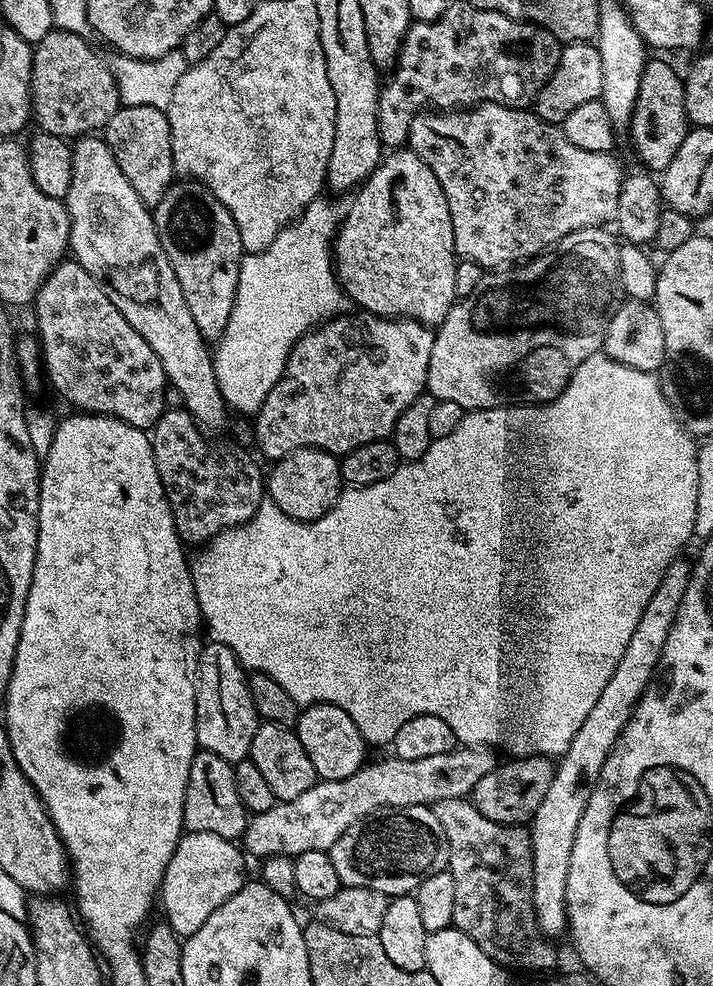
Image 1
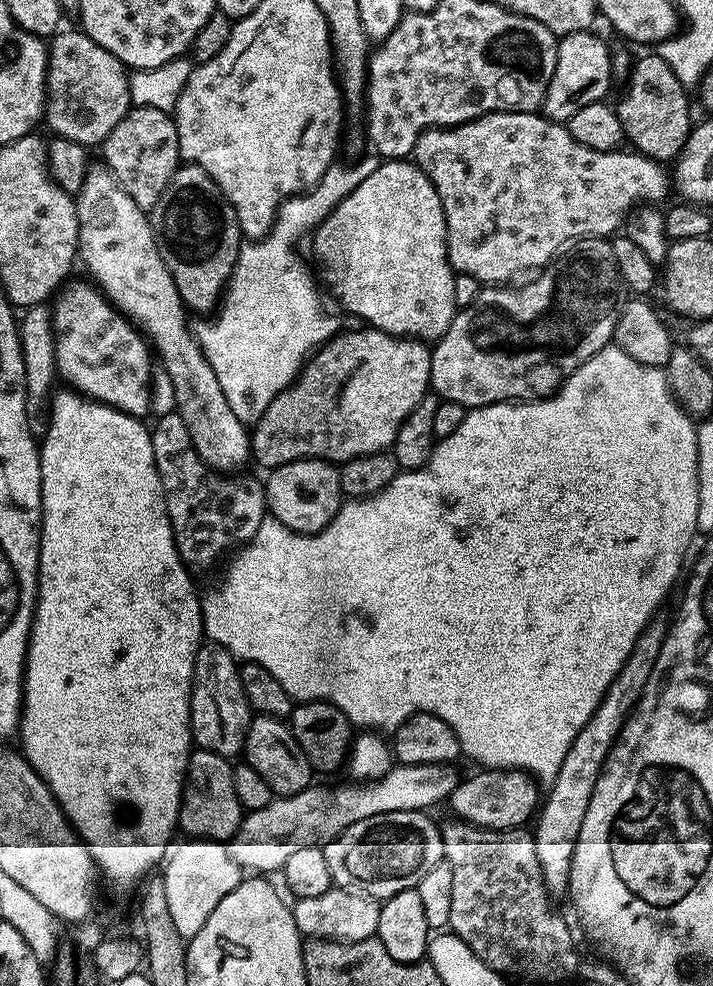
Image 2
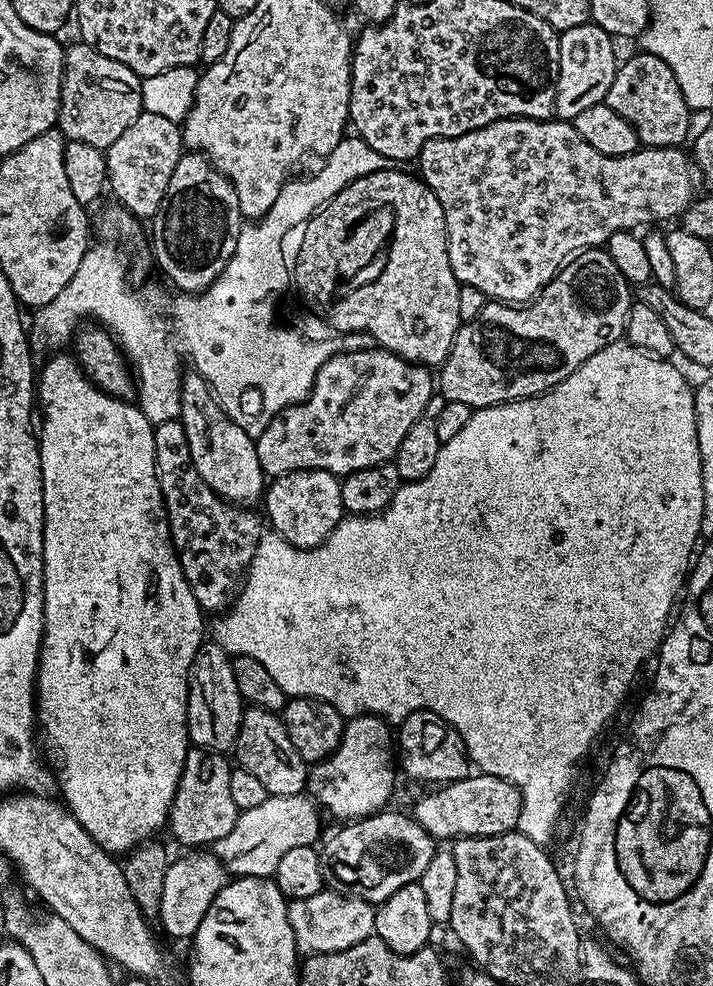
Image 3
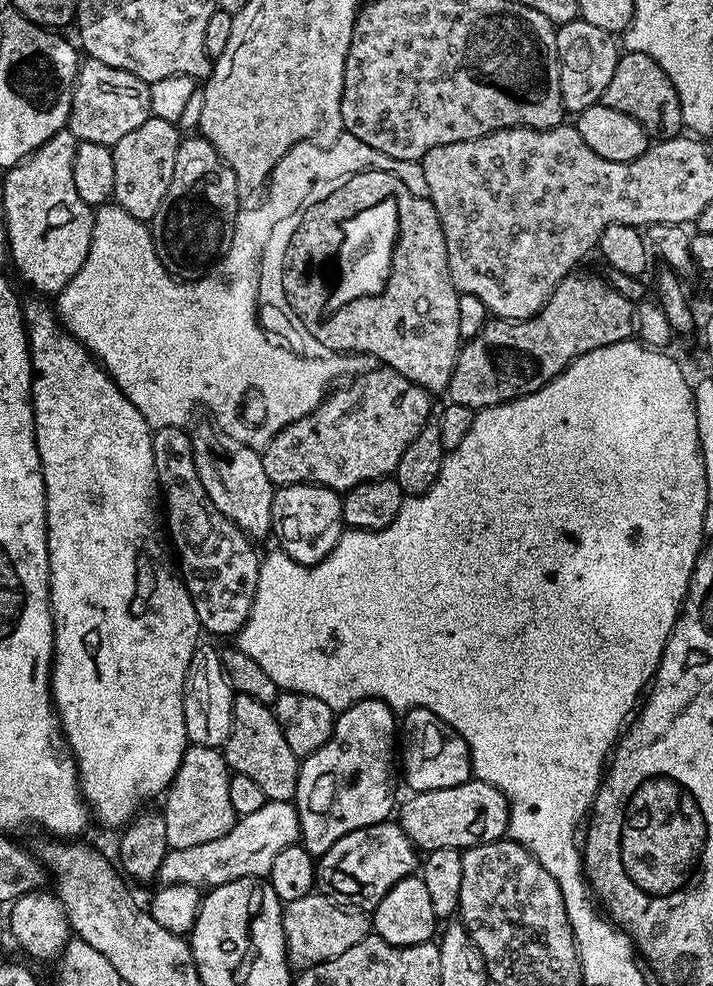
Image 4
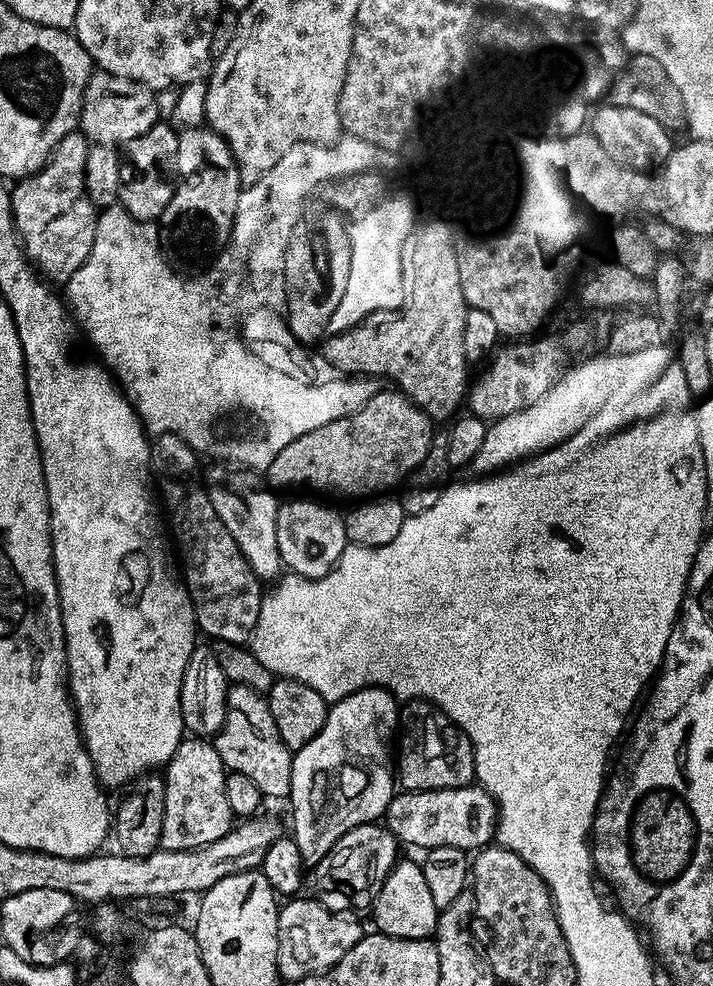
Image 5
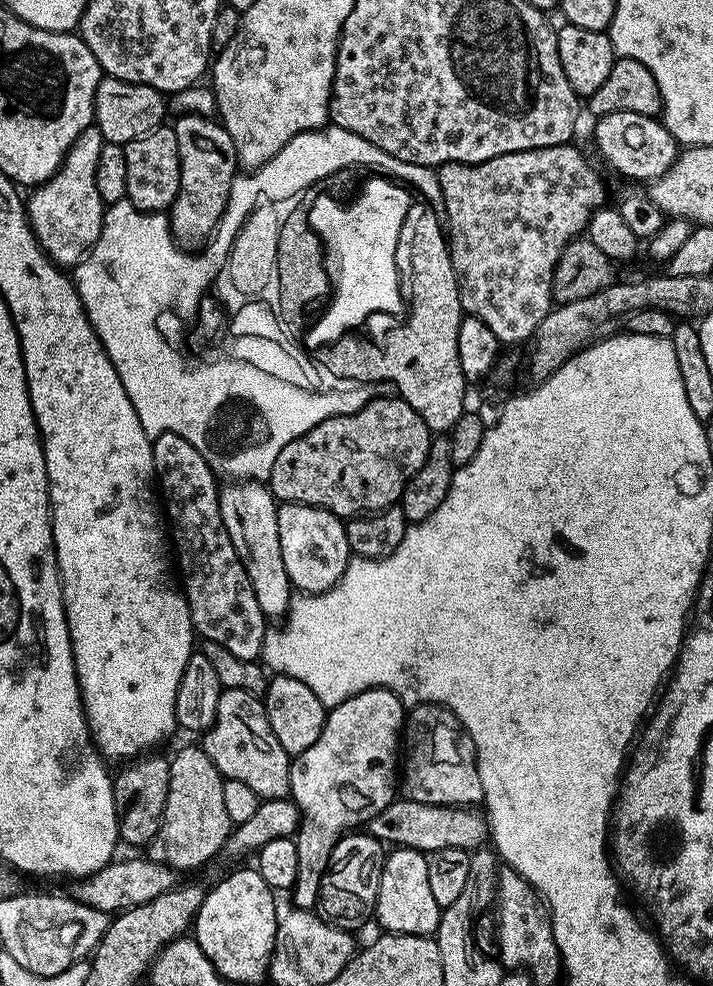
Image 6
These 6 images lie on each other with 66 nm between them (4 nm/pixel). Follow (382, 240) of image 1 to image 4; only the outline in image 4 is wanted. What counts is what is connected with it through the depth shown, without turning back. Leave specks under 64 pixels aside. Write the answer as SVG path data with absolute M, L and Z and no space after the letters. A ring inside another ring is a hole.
M364 172L359 179L352 180L340 192L373 192L377 202L391 198L394 201L396 218L399 220L399 232L396 236L396 247L392 254L392 269L389 272L388 284L374 296L360 297L350 301L339 315L333 315L331 323L318 329L320 340L331 345L335 354L342 352L365 352L373 356L381 365L393 368L398 374L410 378L430 394L443 393L454 374L456 359L462 347L462 337L458 330L458 298L454 282L448 269L446 238L431 200L427 196L415 196L398 182L392 172Z

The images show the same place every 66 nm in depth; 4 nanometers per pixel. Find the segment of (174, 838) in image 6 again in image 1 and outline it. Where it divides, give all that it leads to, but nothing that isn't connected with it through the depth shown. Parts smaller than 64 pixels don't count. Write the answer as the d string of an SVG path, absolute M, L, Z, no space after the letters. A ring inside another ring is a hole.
M197 751L194 762L190 766L190 778L186 786L186 802L184 803L184 826L188 832L216 834L219 838L239 841L248 829L250 813L245 808L242 798L238 798L236 770L226 758L218 758L218 754Z

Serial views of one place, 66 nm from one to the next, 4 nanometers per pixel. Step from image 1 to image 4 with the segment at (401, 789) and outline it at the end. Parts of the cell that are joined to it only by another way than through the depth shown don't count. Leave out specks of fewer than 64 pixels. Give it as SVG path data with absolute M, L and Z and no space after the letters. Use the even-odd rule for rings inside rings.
M269 800L268 803L262 806L262 810L258 810L255 814L246 814L245 816L237 819L234 827L230 829L226 834L222 834L222 838L214 838L214 842L206 842L202 846L186 846L185 848L173 848L166 854L166 858L162 858L162 866L160 867L160 874L158 877L161 885L169 884L189 884L196 889L211 890L218 887L219 884L225 884L231 880L237 880L238 878L246 878L247 876L259 876L261 878L267 877L270 870L270 862L279 854L280 851L286 850L286 846L297 843L300 840L300 819L296 813L295 803L287 800Z

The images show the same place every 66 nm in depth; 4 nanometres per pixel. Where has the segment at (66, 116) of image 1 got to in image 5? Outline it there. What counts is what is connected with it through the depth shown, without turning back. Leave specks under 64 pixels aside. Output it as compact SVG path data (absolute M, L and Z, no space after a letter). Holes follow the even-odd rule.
M99 70L93 71L86 82L78 128L92 144L123 146L138 138L138 134L146 134L160 119L153 89L146 85Z

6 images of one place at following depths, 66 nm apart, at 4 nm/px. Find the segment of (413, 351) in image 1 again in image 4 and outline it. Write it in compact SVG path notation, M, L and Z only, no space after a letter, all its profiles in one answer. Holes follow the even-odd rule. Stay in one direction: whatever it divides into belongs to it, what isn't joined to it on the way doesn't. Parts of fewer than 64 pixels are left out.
M376 366L373 372L358 377L353 384L334 392L325 395L310 414L290 422L260 452L266 478L270 478L273 486L321 484L343 494L362 482L392 476L398 466L398 458L406 454L406 446L418 438L422 426L426 426L433 415L432 404L428 401L431 400L430 393L387 366Z

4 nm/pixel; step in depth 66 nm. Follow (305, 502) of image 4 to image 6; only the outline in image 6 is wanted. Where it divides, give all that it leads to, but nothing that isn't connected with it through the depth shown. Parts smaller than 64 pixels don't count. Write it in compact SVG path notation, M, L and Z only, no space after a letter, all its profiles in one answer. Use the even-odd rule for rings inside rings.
M281 503L276 513L282 562L293 589L304 594L330 590L342 578L350 559L345 521L330 510L309 504Z

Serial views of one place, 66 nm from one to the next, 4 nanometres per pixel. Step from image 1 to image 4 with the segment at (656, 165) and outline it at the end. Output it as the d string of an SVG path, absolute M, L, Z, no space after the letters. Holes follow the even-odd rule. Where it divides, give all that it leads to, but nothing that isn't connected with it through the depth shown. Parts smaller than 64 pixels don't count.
M625 51L621 55L602 102L614 110L622 110L622 114L630 114L630 118L638 121L652 138L669 140L681 135L684 128L682 106L678 90L674 90L674 82L670 82L666 70L646 54Z

